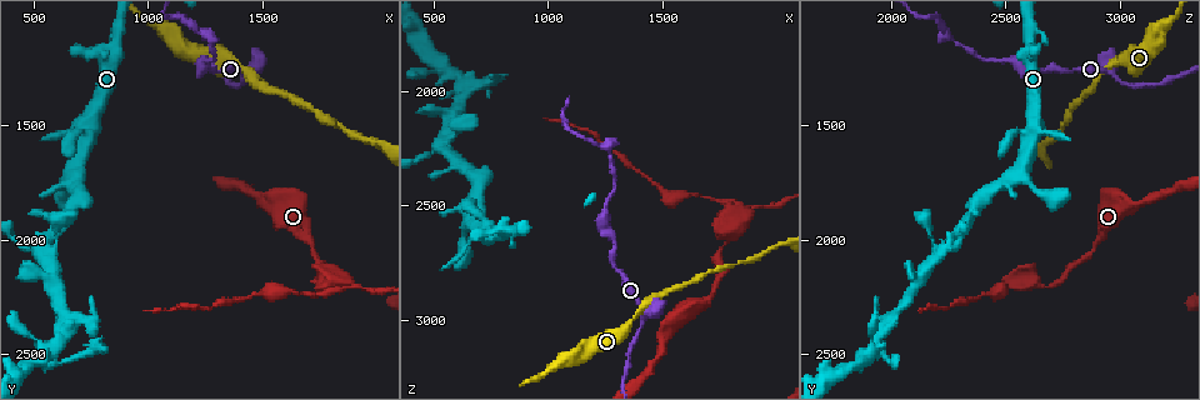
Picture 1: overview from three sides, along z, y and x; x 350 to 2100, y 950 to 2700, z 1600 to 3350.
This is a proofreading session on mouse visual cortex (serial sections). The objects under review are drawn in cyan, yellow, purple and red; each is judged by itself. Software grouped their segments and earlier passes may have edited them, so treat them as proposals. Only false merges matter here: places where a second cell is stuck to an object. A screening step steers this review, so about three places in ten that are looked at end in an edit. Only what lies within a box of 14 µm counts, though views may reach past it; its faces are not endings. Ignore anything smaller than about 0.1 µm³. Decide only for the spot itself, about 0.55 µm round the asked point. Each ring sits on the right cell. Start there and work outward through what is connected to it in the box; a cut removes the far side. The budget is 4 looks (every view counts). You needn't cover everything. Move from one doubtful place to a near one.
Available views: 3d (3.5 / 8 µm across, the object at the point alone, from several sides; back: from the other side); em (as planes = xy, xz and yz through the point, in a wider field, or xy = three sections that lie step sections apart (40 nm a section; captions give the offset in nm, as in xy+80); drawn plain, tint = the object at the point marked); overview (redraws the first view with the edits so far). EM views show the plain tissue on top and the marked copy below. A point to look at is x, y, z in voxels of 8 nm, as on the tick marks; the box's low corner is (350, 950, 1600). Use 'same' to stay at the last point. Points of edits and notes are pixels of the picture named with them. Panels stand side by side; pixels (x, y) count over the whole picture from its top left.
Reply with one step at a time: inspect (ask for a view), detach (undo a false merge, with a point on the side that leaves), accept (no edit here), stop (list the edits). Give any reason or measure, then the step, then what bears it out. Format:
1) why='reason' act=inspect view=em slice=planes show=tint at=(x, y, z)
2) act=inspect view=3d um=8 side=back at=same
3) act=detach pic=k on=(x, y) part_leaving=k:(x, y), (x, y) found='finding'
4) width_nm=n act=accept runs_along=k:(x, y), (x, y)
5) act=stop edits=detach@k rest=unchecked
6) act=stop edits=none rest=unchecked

why='thin neck' act=inspect view=3d um=3.5 at=(1260, 1110, 2280)

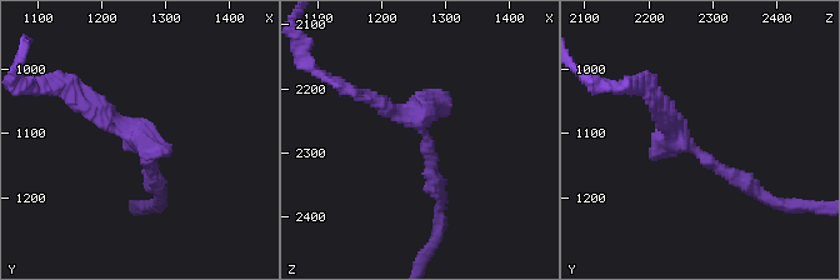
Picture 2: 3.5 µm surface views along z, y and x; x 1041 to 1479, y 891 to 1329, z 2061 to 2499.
act=accept runs_along=2:(755, 189), (698, 154), (656, 104) found='all the same cell'

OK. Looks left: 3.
why='abrupt turn' act=inspect view=3d um=3.5 at=(780, 2450, 1950)

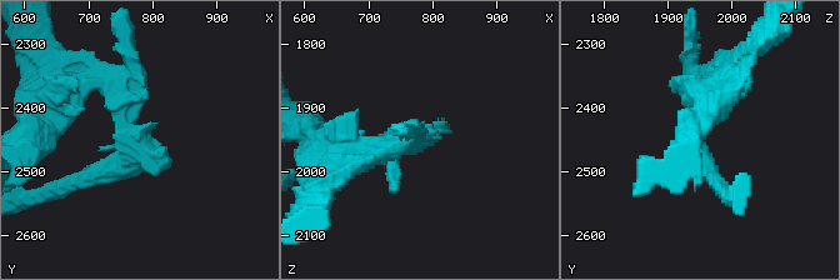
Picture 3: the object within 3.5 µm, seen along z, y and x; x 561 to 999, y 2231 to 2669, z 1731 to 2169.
act=inspect view=em slice=xy step=5 show=tint at=same

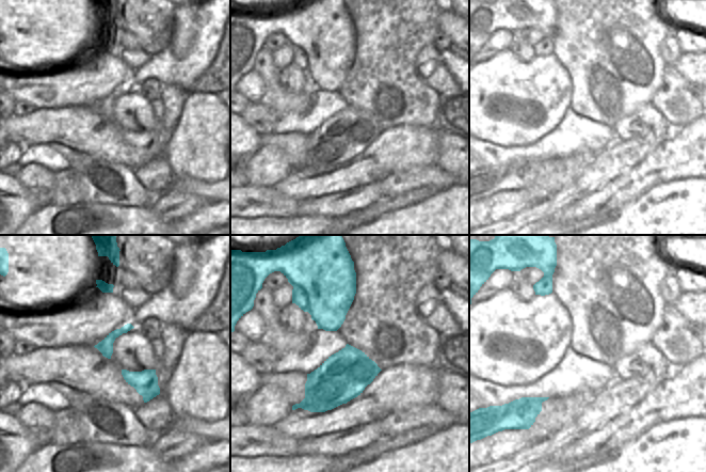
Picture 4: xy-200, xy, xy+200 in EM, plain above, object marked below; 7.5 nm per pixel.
act=detach pic=3 on=(138, 163) part_leaving=3:(128, 115), (139, 145), (66, 188) found='a second cell is stuck on'

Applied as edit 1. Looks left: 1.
act=stop edits=detach@3 rest=unchecked

